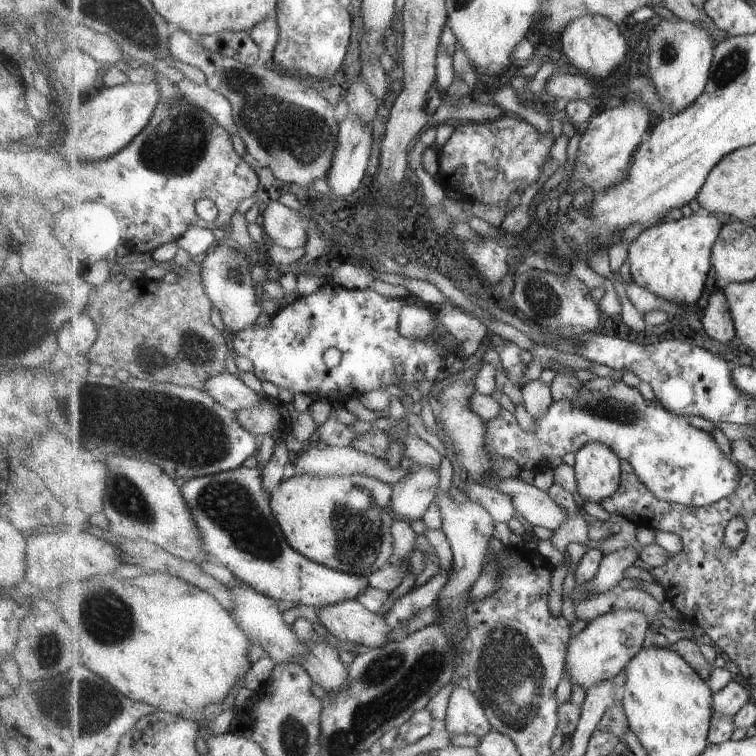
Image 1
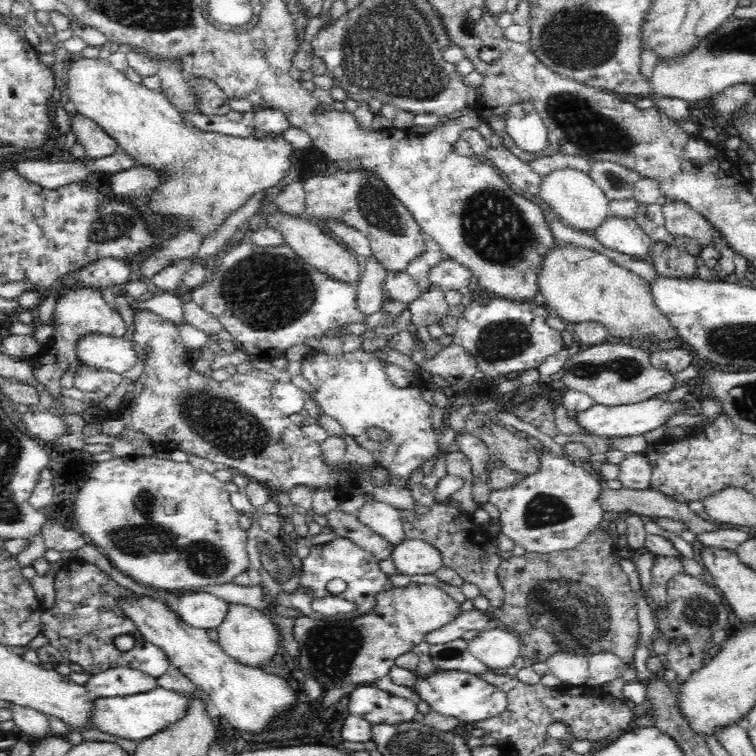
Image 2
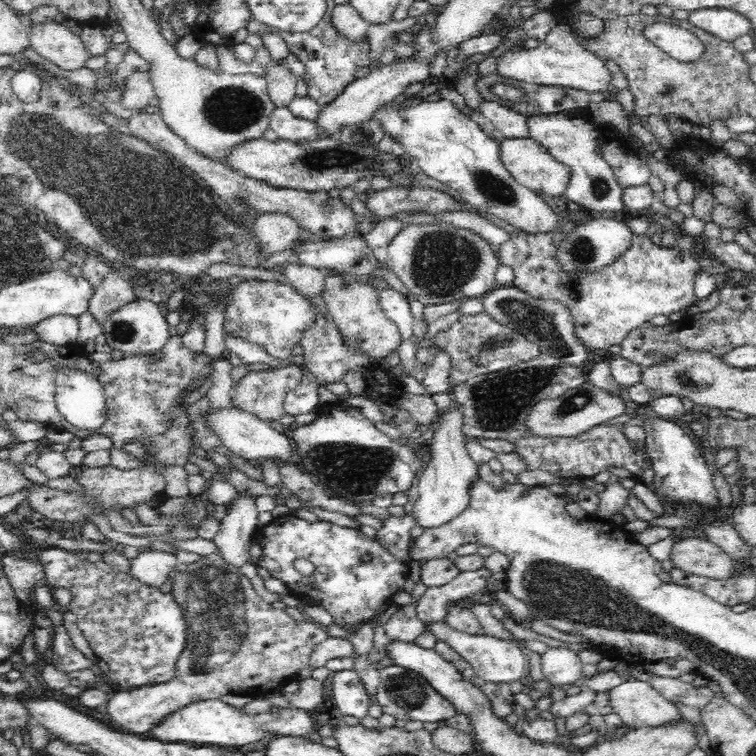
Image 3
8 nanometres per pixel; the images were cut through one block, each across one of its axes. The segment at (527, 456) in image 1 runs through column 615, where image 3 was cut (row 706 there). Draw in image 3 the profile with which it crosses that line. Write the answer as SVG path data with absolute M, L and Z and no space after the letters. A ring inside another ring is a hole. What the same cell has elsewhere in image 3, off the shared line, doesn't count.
M390 665L379 669L380 683L376 692L376 703L382 707L384 714L391 714L398 720L421 720L422 722L445 721L456 715L456 709L434 691L421 678L420 673L404 669L400 666Z

